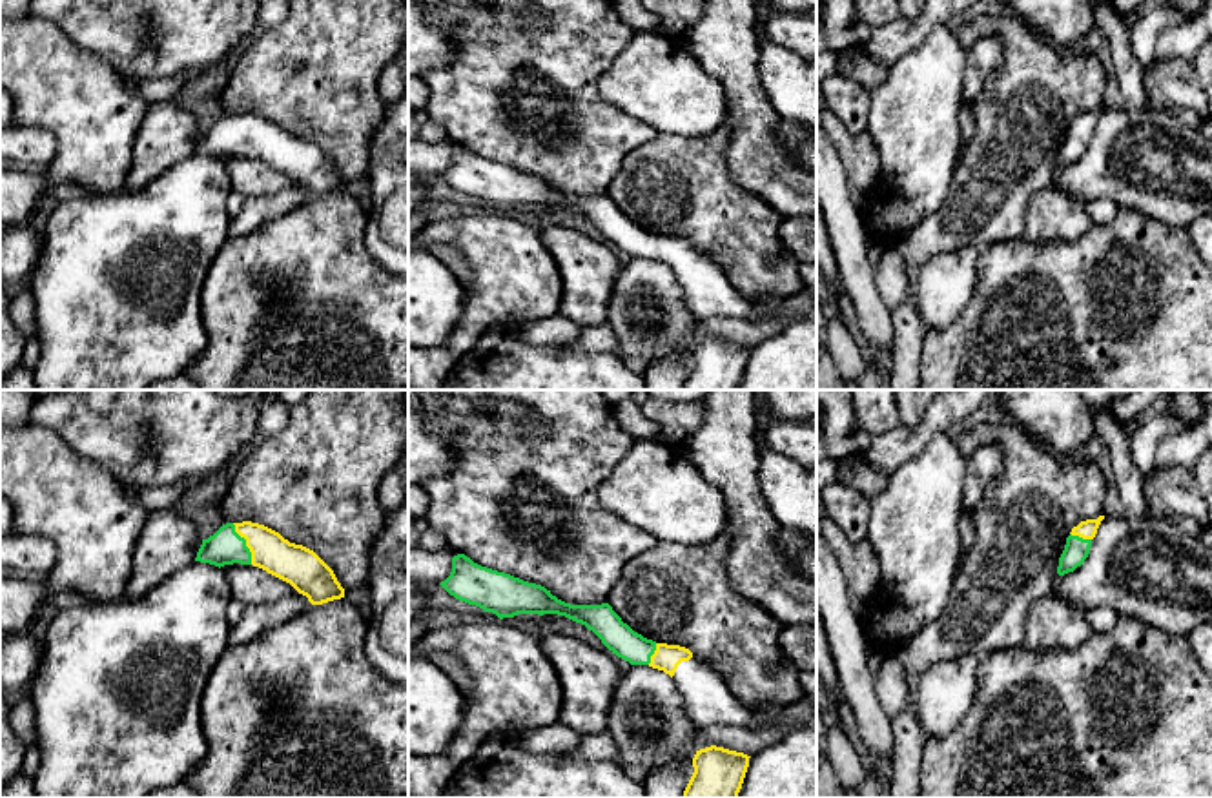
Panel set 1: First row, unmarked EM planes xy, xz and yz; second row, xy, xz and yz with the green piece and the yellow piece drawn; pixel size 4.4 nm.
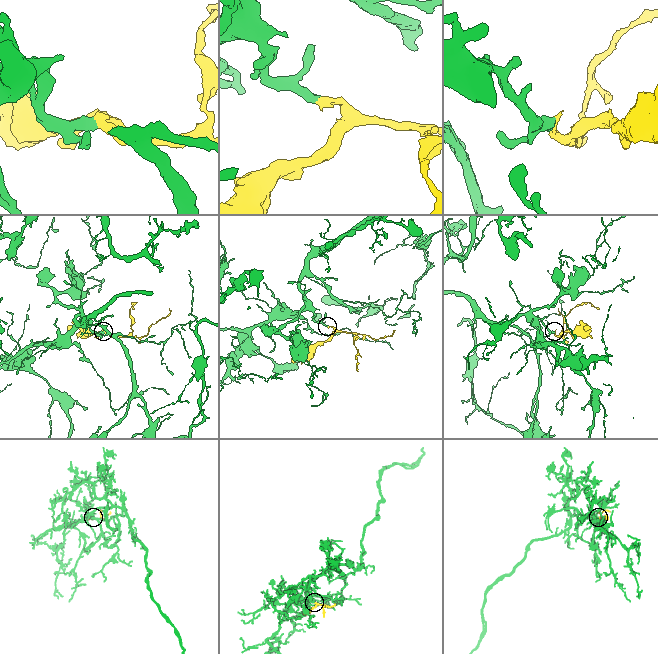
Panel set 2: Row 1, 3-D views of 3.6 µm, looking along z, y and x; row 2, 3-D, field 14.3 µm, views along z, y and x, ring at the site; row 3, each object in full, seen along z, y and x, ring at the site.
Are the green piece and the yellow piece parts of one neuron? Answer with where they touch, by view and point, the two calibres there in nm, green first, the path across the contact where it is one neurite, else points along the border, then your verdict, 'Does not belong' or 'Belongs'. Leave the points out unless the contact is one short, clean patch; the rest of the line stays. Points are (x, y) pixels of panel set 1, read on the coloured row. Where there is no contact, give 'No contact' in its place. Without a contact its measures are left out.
Touches green at xy (245, 543). Thickness 160 nm (green) against 180 nm. Path across: xy (225, 547), (245, 543), (265, 547), (294, 563). Belongs

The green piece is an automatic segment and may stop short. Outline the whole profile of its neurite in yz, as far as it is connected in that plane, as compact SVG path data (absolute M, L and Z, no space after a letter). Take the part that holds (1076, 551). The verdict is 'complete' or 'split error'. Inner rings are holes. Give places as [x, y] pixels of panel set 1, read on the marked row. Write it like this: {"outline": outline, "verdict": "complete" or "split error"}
{"outline": "M1099 516L1097 519L1086 519L1072 528L1070 536L1066 537L1064 550L1059 558L1059 576L1073 572L1077 567L1084 563L1084 559L1090 554L1092 539L1095 537L1103 519L1104 516Z", "verdict": "split error"}

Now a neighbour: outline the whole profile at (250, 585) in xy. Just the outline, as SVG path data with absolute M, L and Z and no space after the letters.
M233 563L221 570L226 574L231 598L242 605L264 605L297 594L290 583L253 565Z

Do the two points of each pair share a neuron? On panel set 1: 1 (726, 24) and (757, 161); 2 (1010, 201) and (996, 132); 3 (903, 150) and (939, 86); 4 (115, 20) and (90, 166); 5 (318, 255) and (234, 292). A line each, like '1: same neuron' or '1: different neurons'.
1: same neuron
2: same neuron
3: same neuron
4: different neurons
5: same neuron

